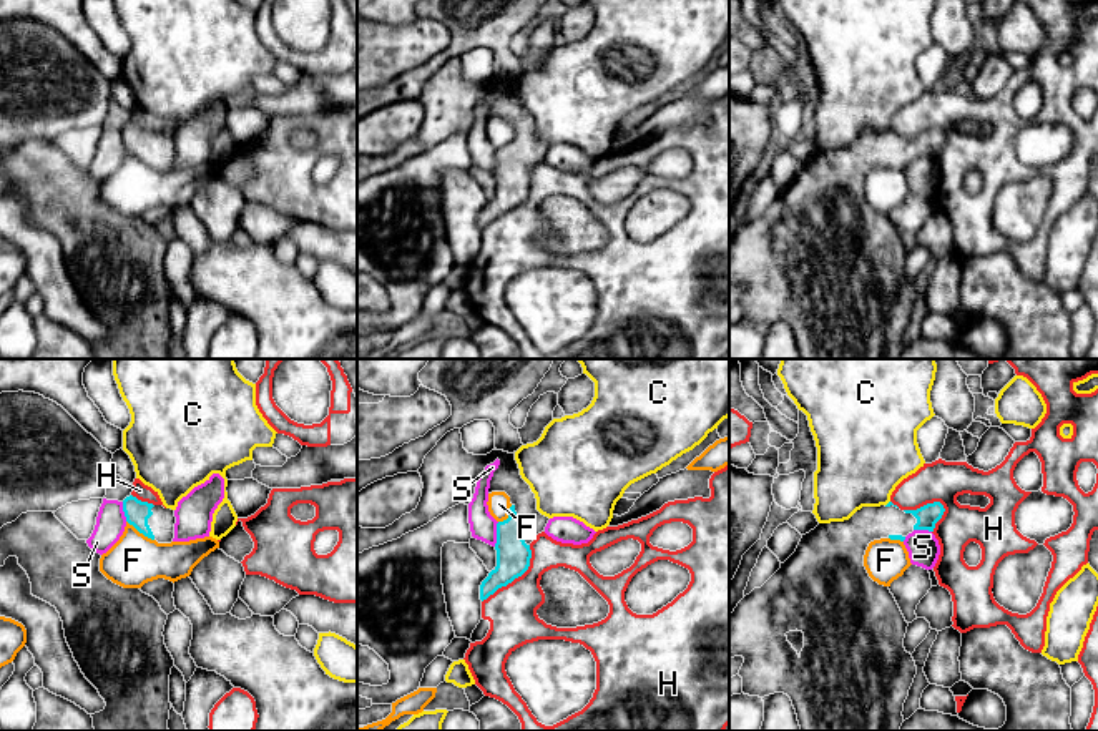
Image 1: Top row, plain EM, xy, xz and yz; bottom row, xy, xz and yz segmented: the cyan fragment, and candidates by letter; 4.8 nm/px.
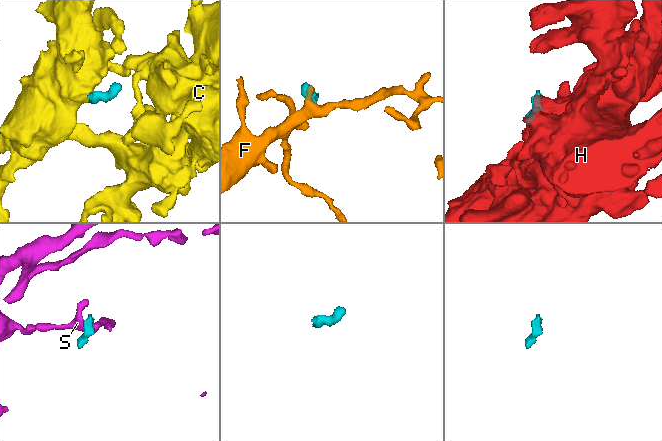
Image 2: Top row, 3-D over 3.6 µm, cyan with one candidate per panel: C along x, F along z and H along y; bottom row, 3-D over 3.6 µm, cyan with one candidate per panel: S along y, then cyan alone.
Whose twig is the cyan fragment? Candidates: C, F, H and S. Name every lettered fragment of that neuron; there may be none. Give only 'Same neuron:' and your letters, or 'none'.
Same neuron: none

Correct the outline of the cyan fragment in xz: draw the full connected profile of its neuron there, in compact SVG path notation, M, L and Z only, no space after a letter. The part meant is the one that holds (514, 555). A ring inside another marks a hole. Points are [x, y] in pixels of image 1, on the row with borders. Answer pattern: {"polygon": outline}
{"polygon": "M460 429L447 432L425 455L419 469L424 488L417 508L385 528L357 527L357 553L397 540L458 503L468 505L477 478L497 459L500 465L493 472L488 493L505 492L512 507L508 518L497 523L497 567L482 581L480 600L487 600L498 588L522 576L530 567L530 543L545 532L550 518L537 510L535 493L520 475L515 452L495 449L487 455L468 454Z"}

